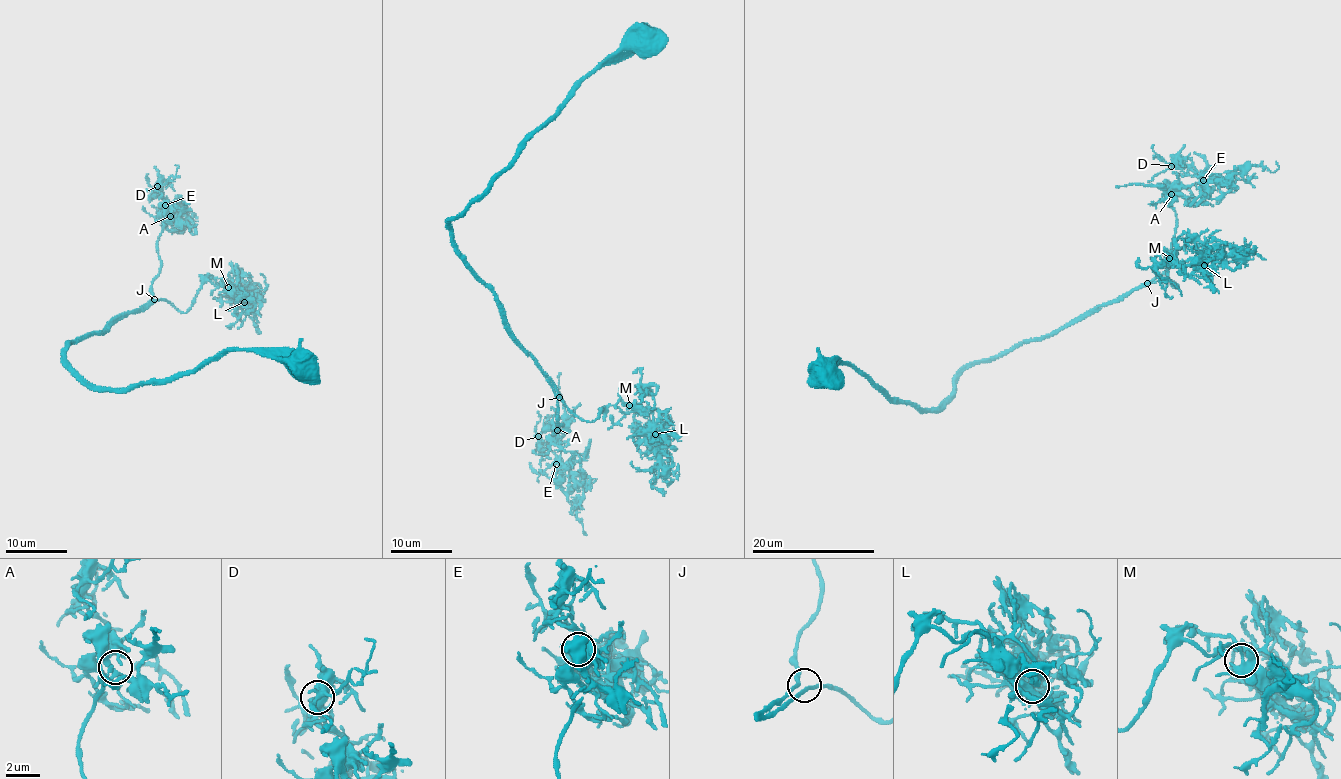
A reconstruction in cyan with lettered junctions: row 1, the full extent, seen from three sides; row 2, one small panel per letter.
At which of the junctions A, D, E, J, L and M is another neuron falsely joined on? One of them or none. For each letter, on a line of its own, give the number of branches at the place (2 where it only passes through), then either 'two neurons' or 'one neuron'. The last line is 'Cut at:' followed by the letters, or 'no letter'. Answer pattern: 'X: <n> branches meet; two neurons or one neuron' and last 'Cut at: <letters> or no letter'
A: 4 branches meet; one neuron
D: 3 branches meet; one neuron
E: 6 branches meet; one neuron
J: 2 branches meet; one neuron
L: 3 branches meet; one neuron
M: 3 branches meet; one neuron
Cut at: no letter

